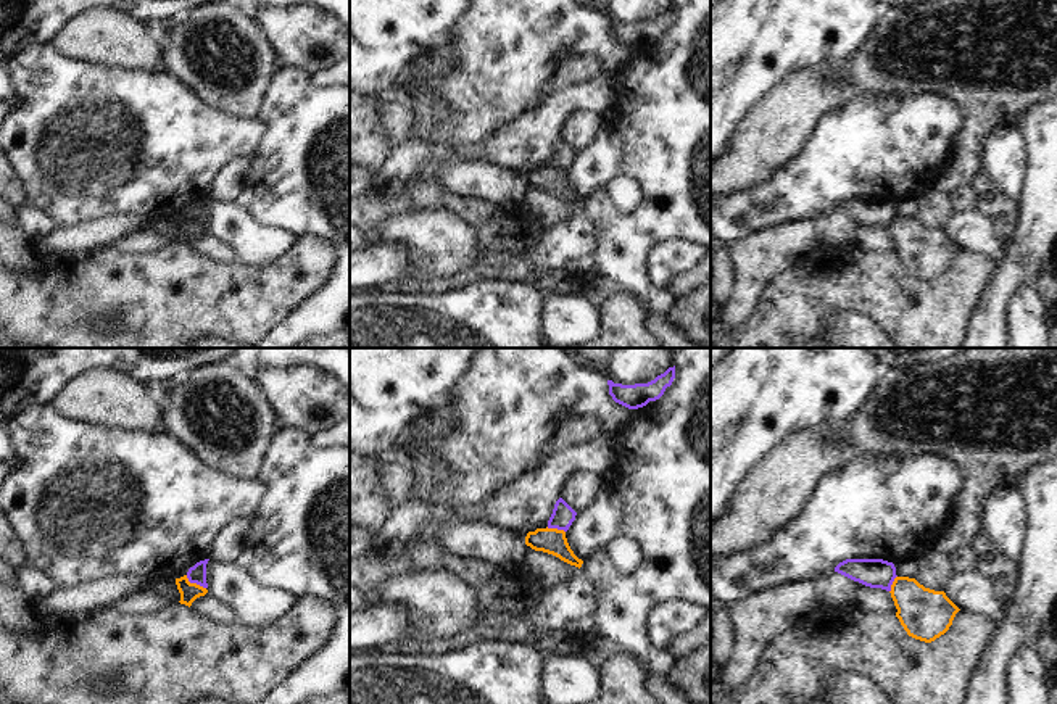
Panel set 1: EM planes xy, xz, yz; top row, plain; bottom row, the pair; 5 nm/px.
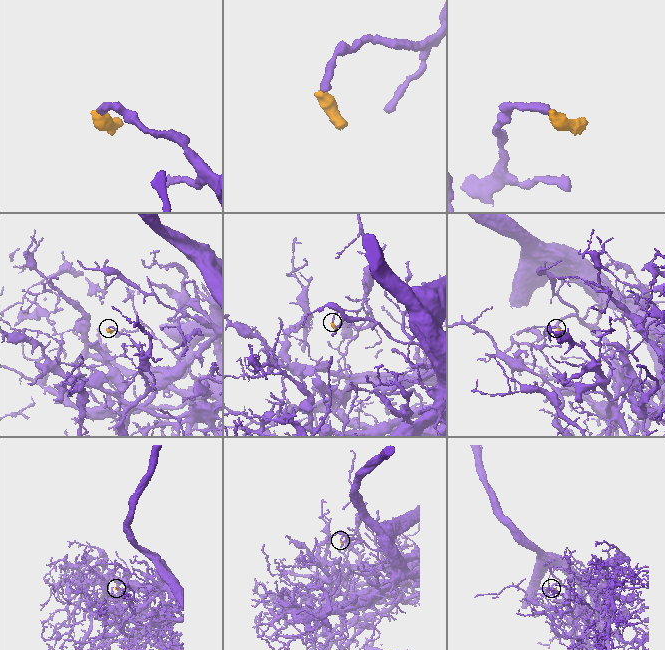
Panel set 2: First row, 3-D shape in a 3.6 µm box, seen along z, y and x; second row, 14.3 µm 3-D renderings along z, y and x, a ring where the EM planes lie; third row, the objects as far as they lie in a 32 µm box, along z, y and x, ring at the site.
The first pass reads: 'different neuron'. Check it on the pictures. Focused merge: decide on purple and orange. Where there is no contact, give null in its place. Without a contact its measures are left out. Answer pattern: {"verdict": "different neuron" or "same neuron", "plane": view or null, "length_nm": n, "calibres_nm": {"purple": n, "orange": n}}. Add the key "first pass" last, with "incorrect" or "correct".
{"verdict": "different neuron", "plane": "xy", "length_nm": 120, "calibres_nm": {"purple": 90, "orange": 100}, "first pass": "correct"}

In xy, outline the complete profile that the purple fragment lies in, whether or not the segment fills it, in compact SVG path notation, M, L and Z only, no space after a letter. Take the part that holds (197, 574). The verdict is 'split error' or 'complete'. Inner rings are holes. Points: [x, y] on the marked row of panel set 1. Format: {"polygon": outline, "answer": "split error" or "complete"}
{"polygon": "M209 559L200 561L193 567L189 569L187 578L190 583L197 583L203 588L208 588L208 583L206 583L206 564L208 564L208 561Z", "answer": "complete"}

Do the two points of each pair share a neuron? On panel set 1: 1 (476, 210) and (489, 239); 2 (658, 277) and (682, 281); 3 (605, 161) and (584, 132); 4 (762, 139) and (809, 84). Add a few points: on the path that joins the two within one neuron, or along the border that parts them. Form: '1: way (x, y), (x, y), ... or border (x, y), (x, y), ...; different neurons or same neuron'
1: border (509, 207), (506, 211), (498, 211), (474, 227); different neurons
2: border (693, 265), (680, 271), (664, 290); different neurons
3: border (605, 123), (595, 137), (577, 152); different neurons
4: way (775, 126), (804, 97); same neuron

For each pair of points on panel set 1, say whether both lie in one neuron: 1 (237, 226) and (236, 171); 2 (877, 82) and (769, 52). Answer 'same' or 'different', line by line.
1: different
2: different

